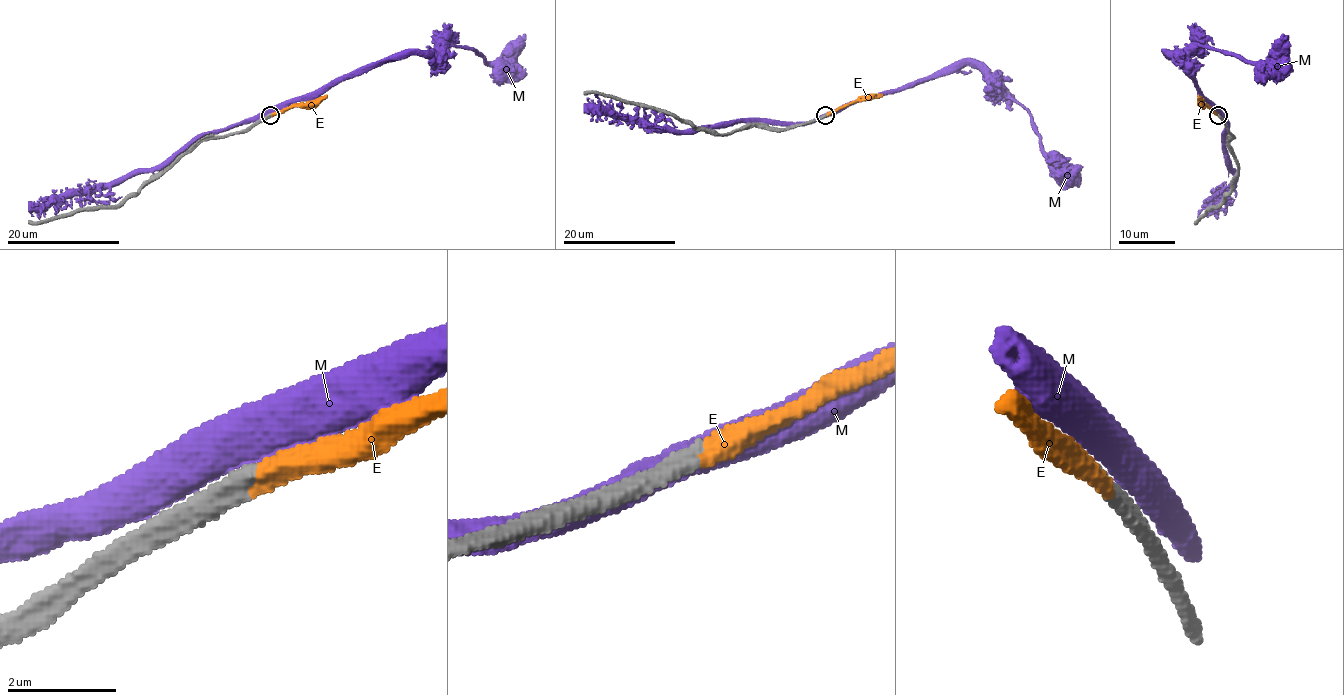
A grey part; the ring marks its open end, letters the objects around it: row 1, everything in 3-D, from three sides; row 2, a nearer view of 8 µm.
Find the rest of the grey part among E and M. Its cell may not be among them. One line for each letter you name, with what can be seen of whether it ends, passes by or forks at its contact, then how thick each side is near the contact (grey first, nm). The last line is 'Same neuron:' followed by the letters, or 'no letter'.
E: It ends there. Thickness 360 nm (grey) against 440 nm
Same neuron: E

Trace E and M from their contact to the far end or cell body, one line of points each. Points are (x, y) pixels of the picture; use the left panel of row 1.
E: (271, 115), (295, 106), (319, 103), (327, 95)
M: (264, 116), (419, 53), (467, 45), (485, 61), (497, 61), (525, 34)

